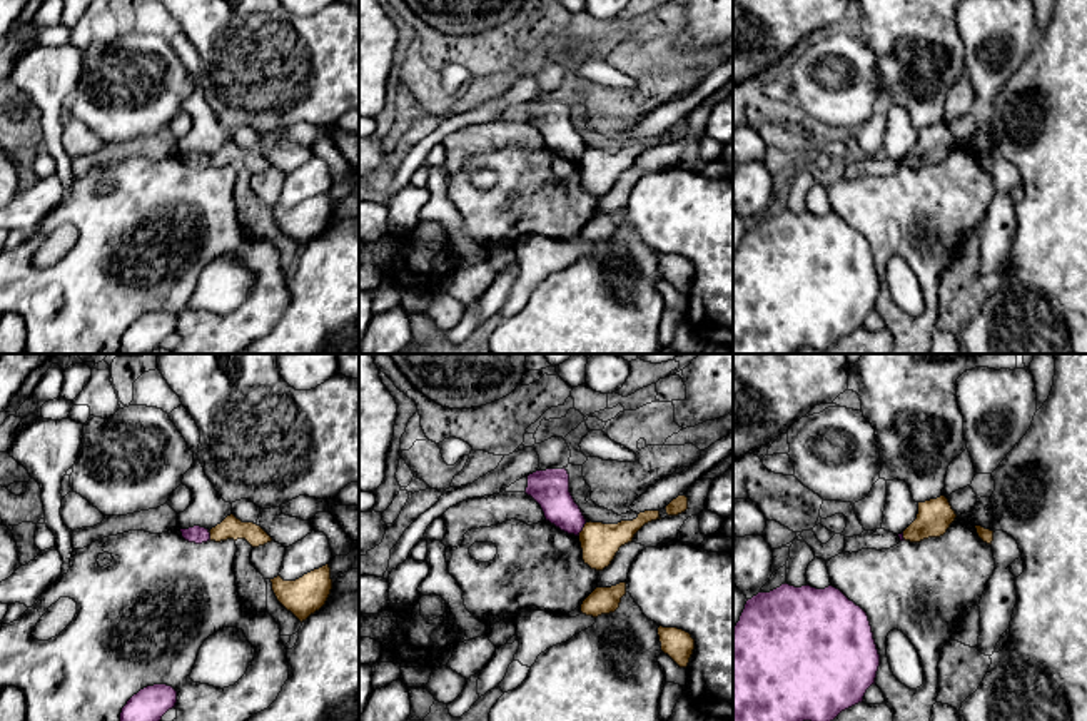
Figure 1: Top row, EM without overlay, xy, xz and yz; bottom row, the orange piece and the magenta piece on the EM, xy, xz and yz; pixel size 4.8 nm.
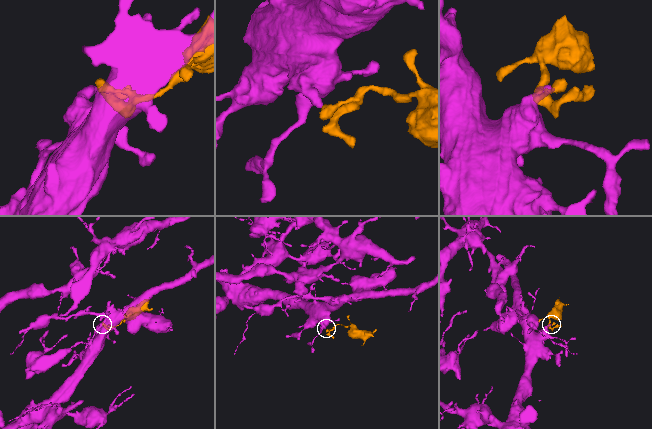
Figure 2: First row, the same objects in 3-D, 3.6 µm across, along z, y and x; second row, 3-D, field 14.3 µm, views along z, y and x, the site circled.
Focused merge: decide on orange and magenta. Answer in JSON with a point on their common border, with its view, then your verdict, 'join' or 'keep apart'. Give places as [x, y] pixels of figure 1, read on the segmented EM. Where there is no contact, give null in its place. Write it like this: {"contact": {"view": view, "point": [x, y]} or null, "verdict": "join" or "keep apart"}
{"contact": {"view": "xz", "point": [583, 529]}, "verdict": "keep apart"}

